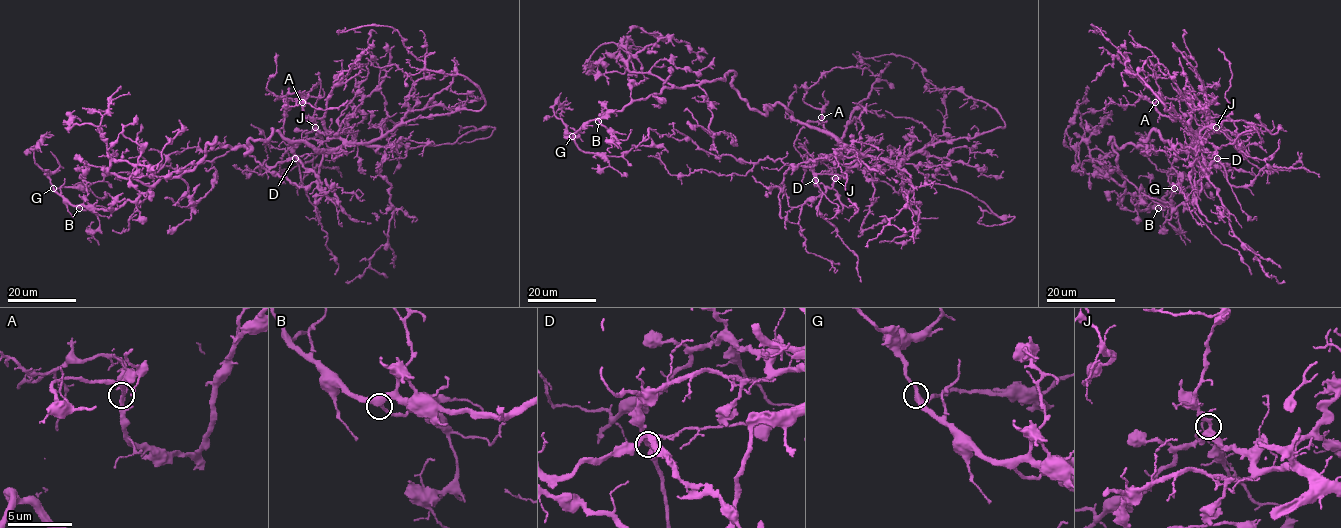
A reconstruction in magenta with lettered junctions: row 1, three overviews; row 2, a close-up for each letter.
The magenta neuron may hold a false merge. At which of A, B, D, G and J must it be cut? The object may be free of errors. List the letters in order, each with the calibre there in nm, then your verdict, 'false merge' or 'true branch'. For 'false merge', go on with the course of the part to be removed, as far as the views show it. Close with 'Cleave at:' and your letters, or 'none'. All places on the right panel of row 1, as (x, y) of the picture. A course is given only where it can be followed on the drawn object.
A: calibre 320 nm; true branch
B: calibre 360 nm; true branch
D: calibre 240 nm; true branch
G: calibre 360 nm; true branch
J: calibre 360 nm; true branch
Cleave at: none

